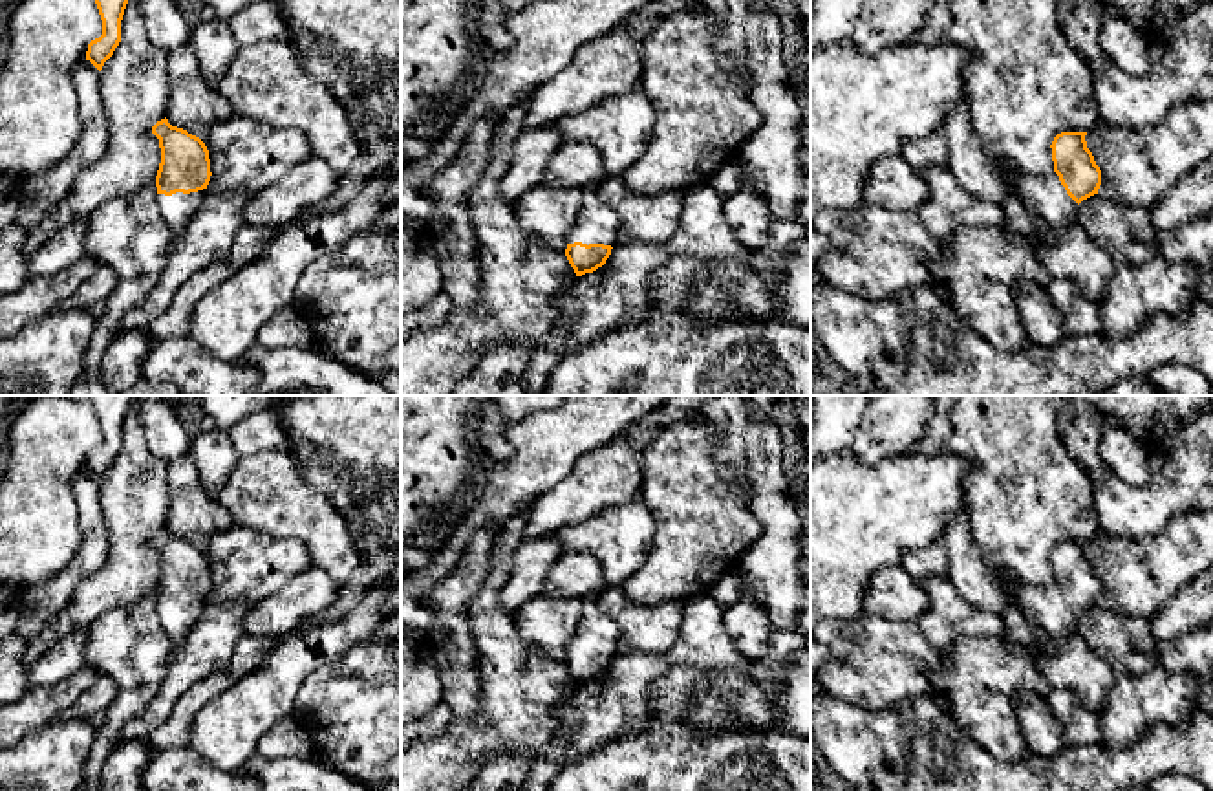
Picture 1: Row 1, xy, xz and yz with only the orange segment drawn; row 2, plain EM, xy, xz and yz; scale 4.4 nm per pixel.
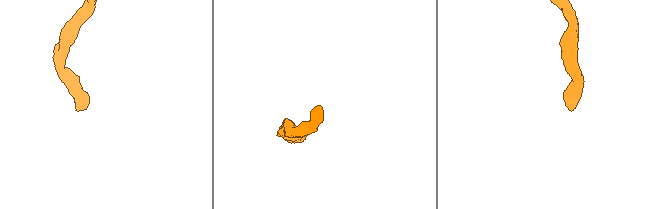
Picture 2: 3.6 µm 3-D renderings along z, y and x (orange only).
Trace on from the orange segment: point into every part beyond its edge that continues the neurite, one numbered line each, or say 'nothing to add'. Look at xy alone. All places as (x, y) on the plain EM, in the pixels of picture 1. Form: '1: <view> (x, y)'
1: xy (178, 619)

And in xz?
1: xz (595, 634)

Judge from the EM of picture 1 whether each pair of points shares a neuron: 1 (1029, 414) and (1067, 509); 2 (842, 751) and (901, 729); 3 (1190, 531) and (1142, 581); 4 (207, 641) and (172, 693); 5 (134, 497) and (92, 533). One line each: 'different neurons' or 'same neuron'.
1: same neuron
2: same neuron
3: same neuron
4: same neuron
5: different neurons

